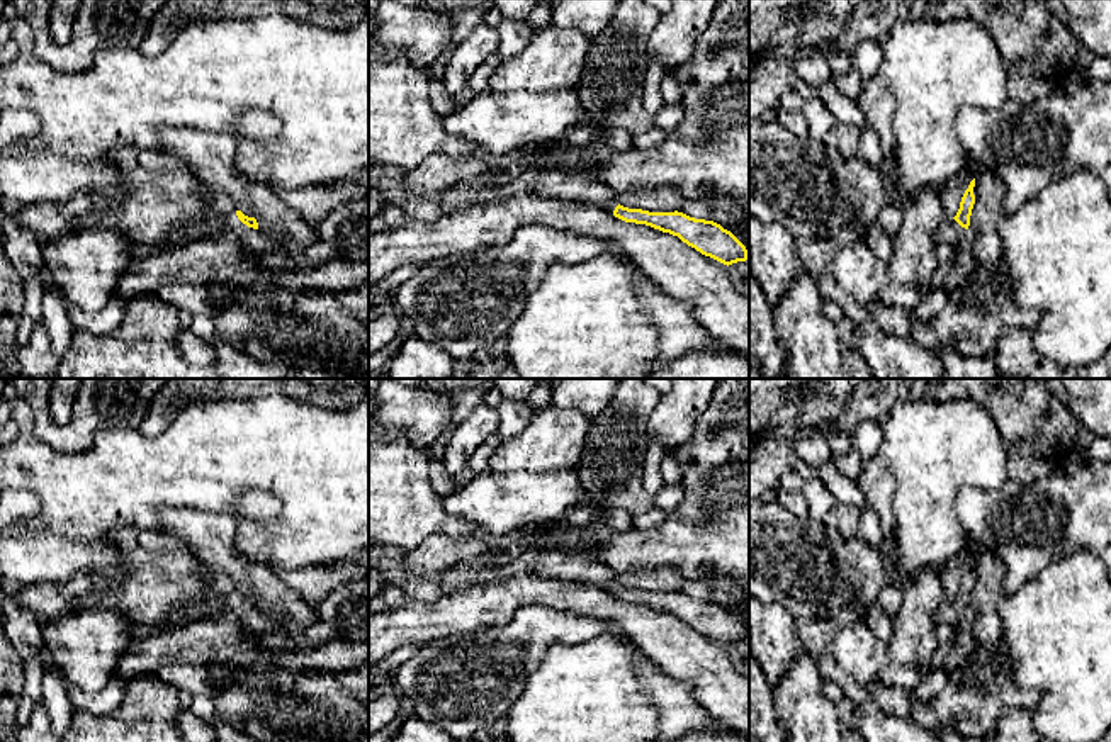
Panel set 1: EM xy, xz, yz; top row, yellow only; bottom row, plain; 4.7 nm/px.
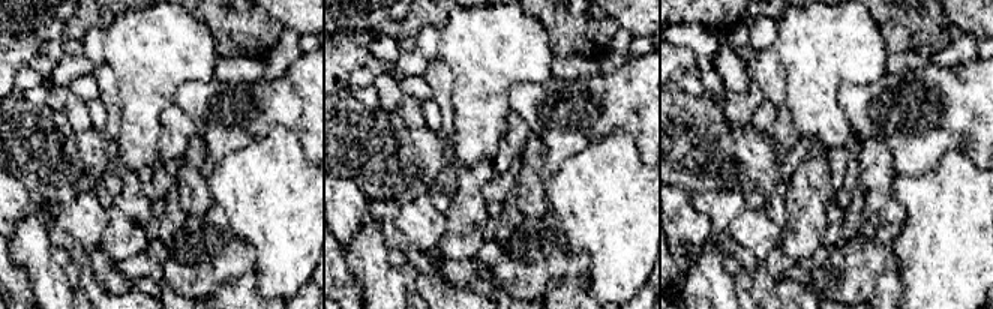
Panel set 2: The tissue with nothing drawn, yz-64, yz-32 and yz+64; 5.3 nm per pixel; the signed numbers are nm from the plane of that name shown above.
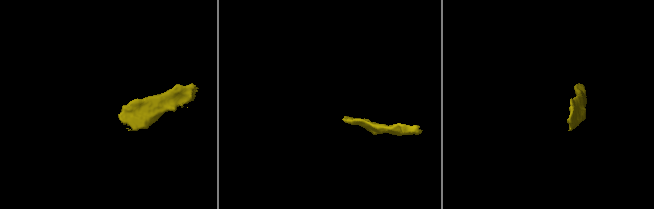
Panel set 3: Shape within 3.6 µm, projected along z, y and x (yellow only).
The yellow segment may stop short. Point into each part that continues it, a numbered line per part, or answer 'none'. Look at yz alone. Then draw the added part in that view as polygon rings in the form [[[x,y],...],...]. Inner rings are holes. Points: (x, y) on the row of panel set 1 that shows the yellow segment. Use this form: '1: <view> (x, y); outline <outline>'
1: yz (948, 231); outline [[[943,219],[934,229],[933,238],[936,245],[950,245],[955,248],[967,229],[962,228],[955,219]]]

